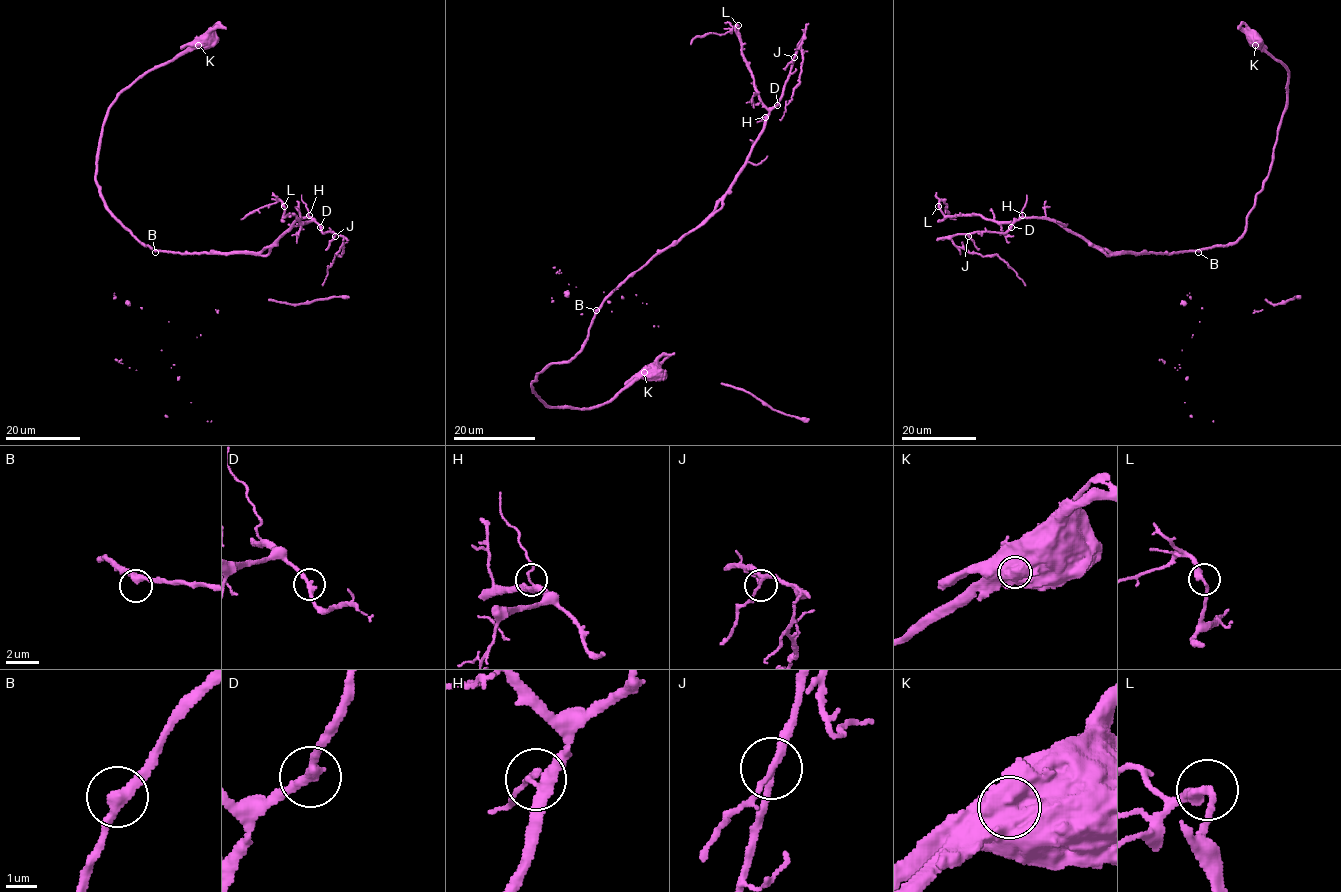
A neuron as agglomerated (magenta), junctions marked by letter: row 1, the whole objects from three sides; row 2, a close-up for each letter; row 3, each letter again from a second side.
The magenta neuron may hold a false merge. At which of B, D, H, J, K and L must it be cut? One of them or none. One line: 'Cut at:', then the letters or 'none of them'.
Cut at: K

